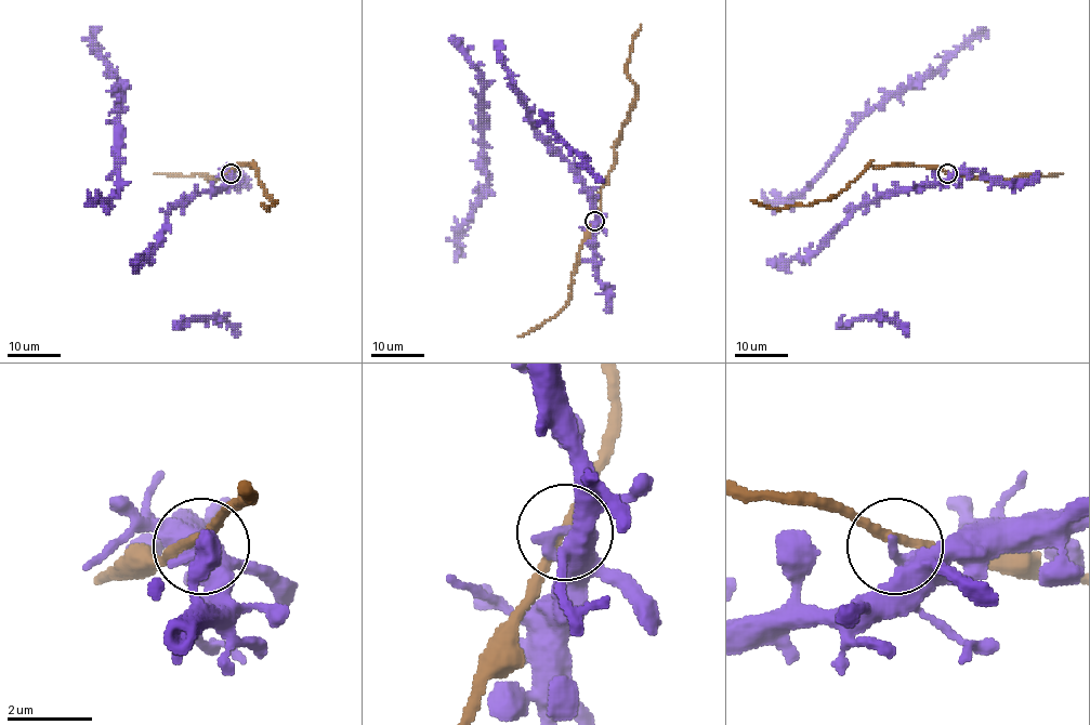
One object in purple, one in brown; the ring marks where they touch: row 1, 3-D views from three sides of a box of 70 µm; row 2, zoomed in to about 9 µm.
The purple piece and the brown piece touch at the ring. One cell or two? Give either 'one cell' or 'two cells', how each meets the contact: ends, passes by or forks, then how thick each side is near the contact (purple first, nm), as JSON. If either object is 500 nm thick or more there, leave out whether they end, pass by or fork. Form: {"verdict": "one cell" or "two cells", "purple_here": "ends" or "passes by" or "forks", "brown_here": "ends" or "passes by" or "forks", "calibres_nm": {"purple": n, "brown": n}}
{"verdict": "two cells", "purple_here": "ends", "brown_here": "passes by", "calibres_nm": {"purple": 260, "brown": 200}}

